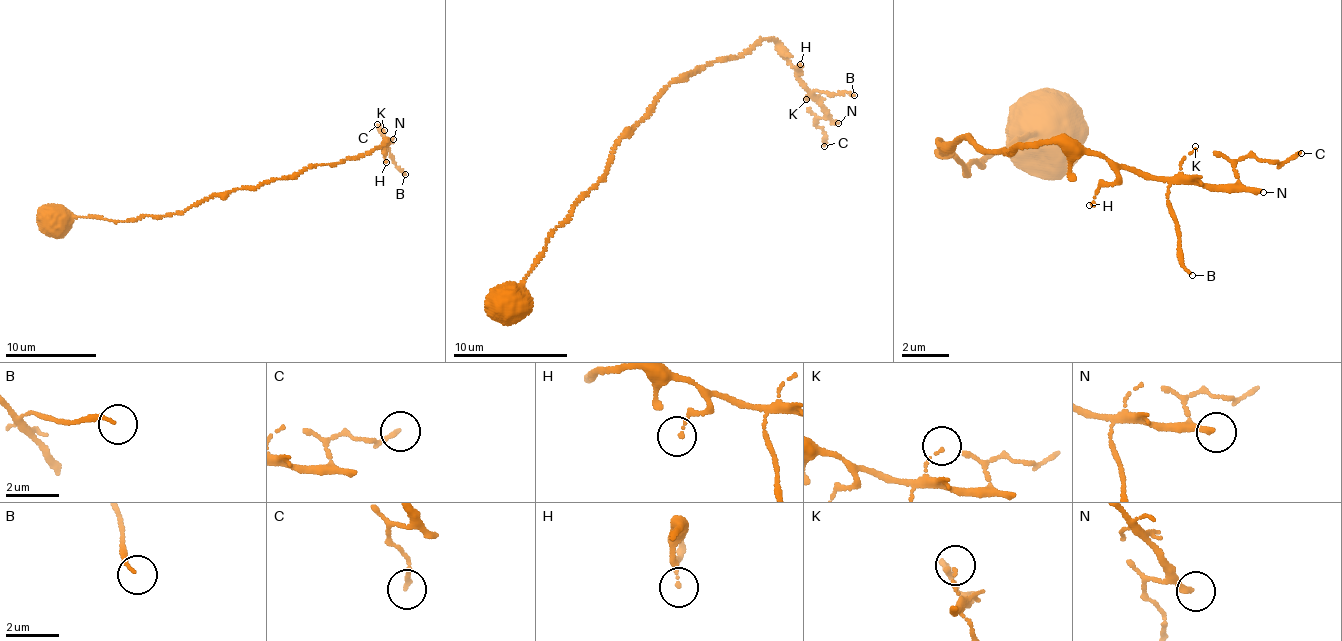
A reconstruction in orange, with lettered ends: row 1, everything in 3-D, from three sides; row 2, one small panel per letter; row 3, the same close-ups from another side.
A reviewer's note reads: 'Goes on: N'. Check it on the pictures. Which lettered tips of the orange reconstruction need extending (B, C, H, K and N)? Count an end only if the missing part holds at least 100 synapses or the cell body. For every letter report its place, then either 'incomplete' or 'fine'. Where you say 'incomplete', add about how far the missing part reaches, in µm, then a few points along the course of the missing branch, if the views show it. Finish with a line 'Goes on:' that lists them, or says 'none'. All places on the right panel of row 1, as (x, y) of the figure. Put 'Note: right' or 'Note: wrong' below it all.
B: at (1192, 275); fine
C: at (1301, 153); fine
H: at (1089, 205); fine
K: at (1195, 146); fine
N: at (1263, 192); incomplete; about 120 µm are missing
Goes on: N
Note: right

